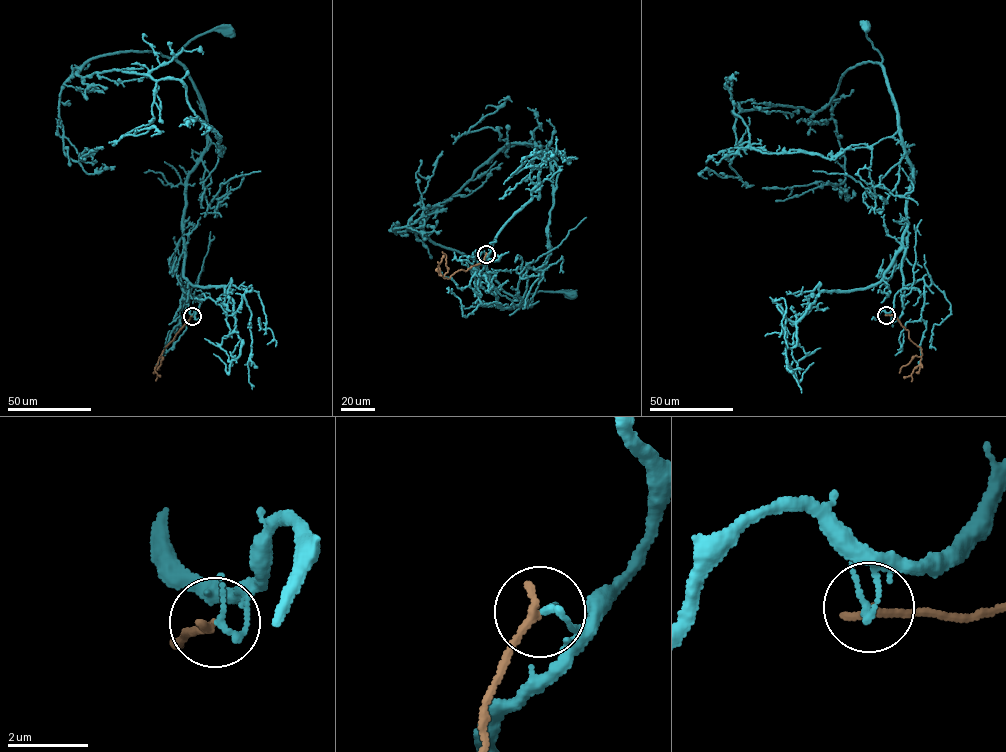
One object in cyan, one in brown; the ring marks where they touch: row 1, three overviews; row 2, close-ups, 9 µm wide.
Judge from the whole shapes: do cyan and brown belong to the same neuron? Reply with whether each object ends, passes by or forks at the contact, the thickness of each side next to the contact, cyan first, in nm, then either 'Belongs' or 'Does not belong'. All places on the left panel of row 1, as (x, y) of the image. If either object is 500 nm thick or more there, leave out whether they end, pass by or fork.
At the ring cyan ends. At the ring brown ends. Thickness 190 nm (cyan) against 240 nm. Does not belong

